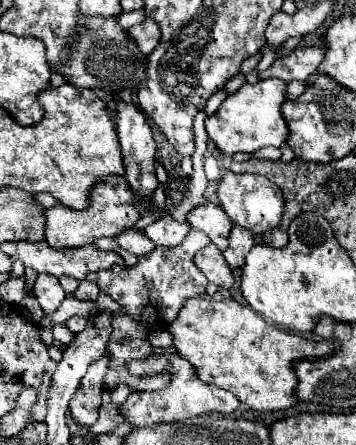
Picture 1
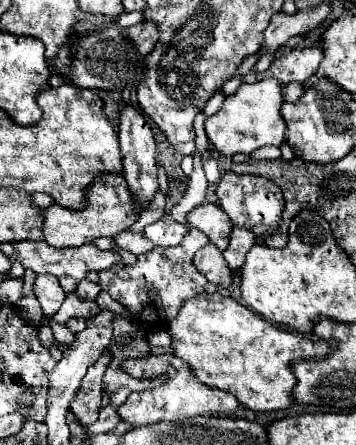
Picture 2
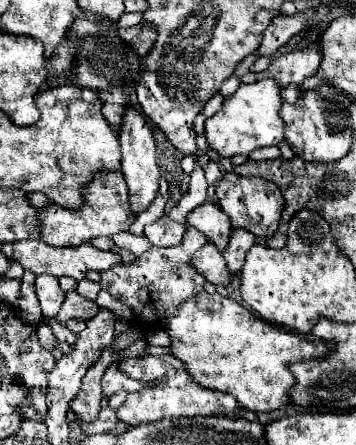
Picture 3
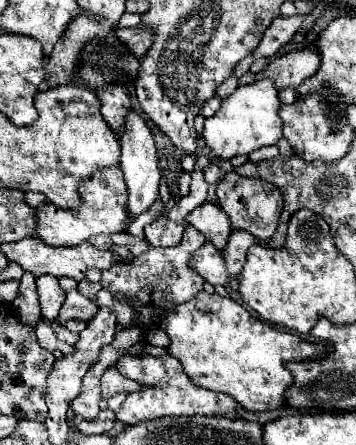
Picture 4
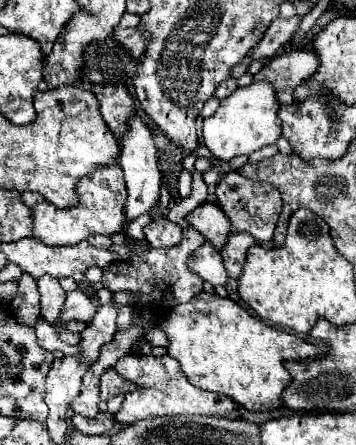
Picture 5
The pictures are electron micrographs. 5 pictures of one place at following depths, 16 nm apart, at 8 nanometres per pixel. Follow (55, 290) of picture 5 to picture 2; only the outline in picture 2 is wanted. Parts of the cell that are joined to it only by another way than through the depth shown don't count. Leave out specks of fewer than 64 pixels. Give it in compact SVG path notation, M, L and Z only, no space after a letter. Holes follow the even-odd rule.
M40 274L36 278L34 294L36 294L36 298L38 298L38 302L40 302L40 306L42 306L46 316L52 316L60 308L62 300L66 298L64 290L60 288L58 278L56 276L48 276L48 274Z

